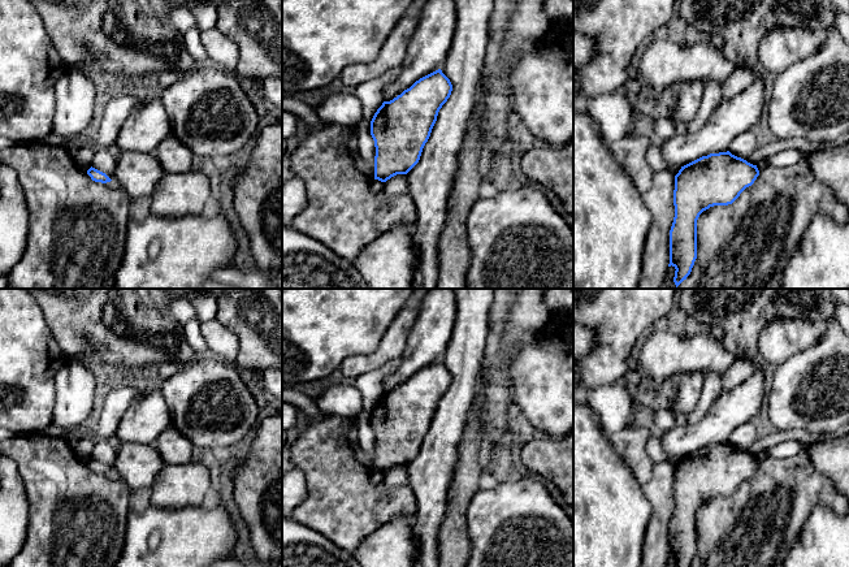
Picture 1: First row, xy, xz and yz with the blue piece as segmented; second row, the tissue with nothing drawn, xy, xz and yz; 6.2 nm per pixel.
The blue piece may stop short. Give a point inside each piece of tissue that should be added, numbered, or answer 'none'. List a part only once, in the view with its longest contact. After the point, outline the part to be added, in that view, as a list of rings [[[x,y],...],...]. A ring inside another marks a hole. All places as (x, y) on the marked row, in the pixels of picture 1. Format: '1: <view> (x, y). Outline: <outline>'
none

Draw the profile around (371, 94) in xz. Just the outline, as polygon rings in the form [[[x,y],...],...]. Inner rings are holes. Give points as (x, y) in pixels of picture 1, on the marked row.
[[[391,69],[384,75],[358,86],[356,95],[363,107],[363,121],[371,122],[377,109],[384,103],[384,87],[399,75],[399,69]]]

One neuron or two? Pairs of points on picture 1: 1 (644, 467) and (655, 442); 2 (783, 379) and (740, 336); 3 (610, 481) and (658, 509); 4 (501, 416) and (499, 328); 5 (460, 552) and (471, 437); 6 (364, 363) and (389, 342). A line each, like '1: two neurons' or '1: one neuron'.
1: two neurons
2: two neurons
3: two neurons
4: two neurons
5: one neuron
6: one neuron

